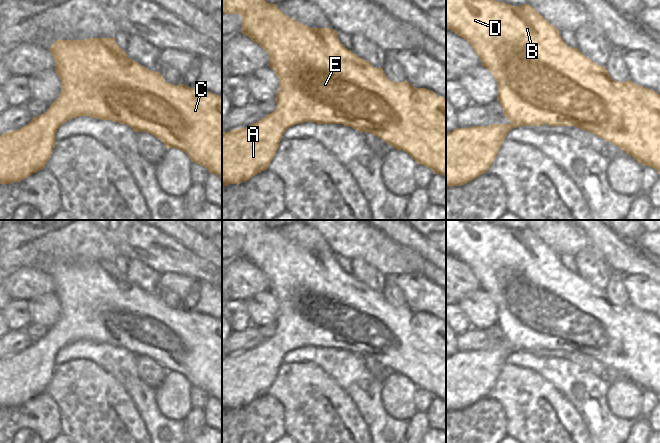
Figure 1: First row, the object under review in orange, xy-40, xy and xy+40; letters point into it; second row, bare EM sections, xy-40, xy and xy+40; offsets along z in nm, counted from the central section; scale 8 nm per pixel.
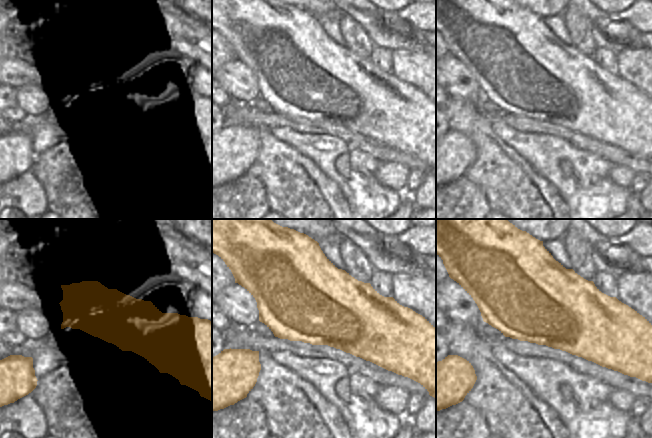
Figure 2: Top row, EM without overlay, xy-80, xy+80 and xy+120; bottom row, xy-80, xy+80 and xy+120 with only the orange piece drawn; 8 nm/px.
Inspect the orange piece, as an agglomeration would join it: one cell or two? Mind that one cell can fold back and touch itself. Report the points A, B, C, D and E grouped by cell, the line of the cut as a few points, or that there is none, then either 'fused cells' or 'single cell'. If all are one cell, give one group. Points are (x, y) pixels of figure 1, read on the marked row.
groups A B C D E; cut none; single cell

